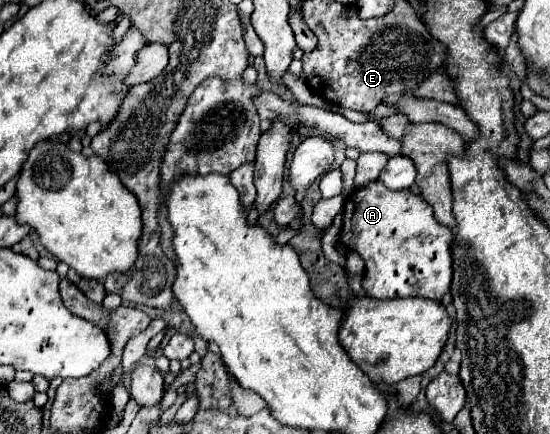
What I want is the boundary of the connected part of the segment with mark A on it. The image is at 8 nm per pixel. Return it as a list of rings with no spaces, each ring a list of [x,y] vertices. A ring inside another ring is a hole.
[[[376,180],[364,188],[352,190],[344,202],[340,242],[364,258],[366,270],[362,288],[370,298],[392,300],[420,296],[436,302],[442,300],[452,282],[450,240],[452,230],[438,224],[430,204],[410,190],[392,192]]]

